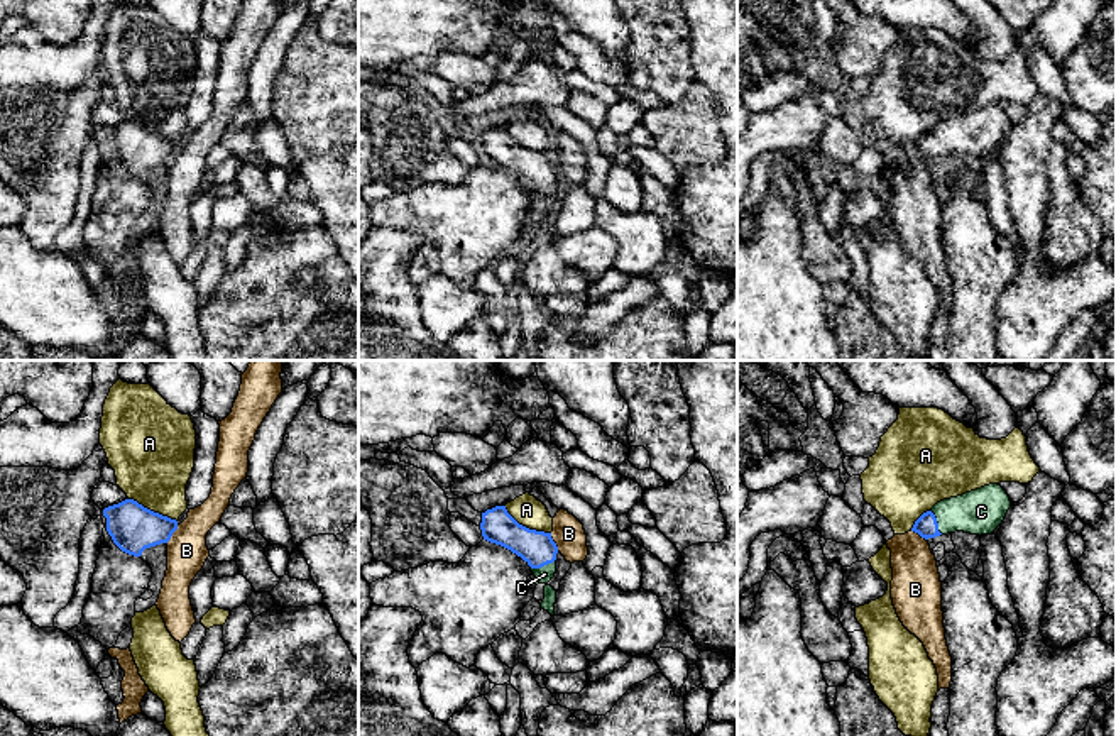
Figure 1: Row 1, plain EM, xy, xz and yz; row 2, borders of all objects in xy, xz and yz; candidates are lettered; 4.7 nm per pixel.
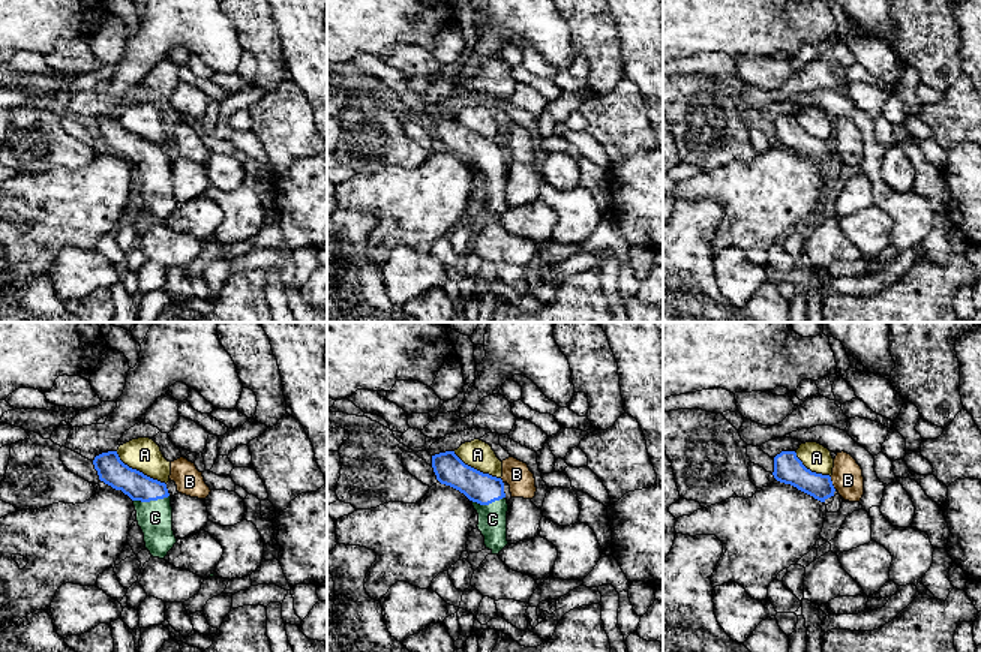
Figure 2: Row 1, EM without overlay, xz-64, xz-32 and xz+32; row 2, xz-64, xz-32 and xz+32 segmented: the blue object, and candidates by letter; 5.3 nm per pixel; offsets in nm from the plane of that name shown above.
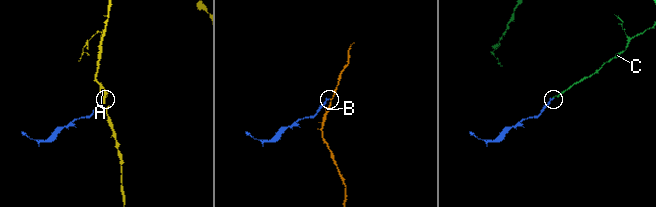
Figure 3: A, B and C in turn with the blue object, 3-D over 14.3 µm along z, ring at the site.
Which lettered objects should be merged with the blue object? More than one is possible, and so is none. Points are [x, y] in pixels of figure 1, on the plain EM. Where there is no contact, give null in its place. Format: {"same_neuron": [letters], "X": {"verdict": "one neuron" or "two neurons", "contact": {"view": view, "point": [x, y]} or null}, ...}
{"same_neuron": ["C"], "A": {"verdict": "two neurons", "contact": {"view": "xz", "point": [525, 148]}}, "B": {"verdict": "two neurons", "contact": {"view": "xy", "point": [173, 153]}}, "C": {"verdict": "one neuron", "contact": {"view": "xz", "point": [543, 186]}}}

